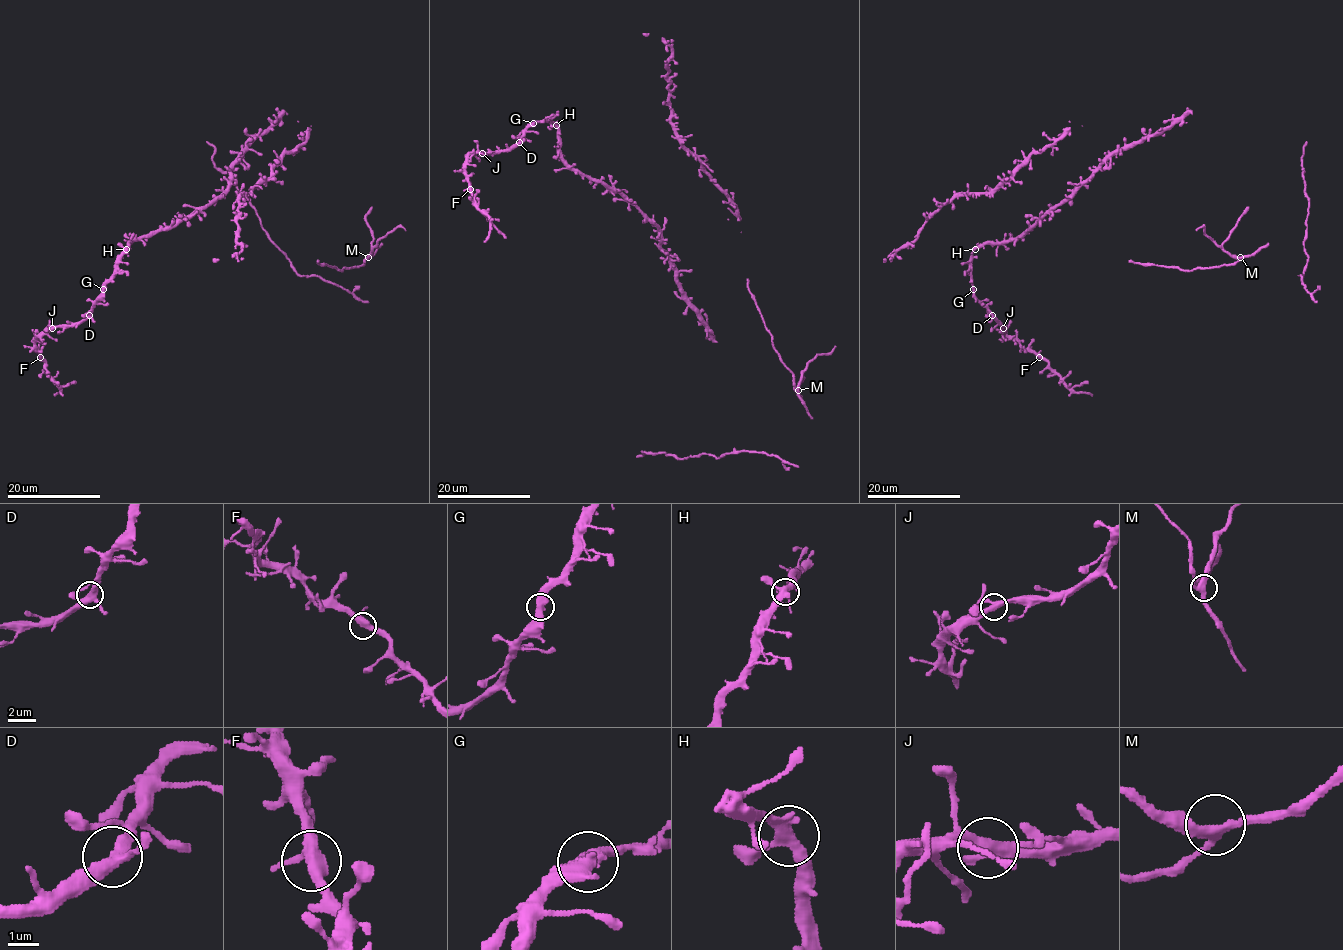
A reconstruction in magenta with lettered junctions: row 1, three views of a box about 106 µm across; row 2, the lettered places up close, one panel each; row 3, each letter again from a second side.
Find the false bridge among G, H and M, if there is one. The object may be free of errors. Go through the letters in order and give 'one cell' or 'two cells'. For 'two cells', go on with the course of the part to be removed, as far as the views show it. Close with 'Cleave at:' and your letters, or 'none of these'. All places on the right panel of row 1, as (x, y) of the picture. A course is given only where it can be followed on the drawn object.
G: one cell
H: one cell
M: one cell
Cleave at: none of these

